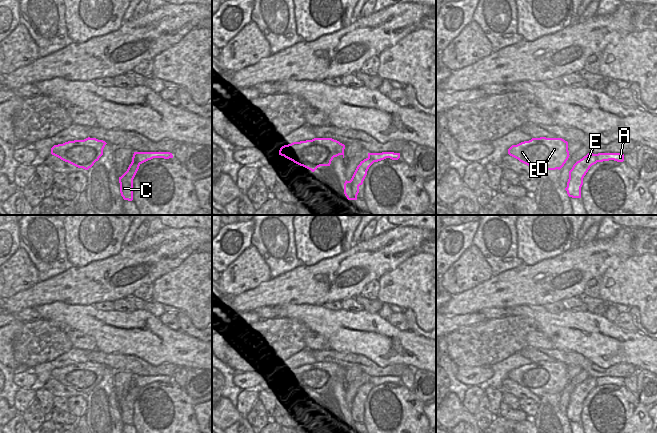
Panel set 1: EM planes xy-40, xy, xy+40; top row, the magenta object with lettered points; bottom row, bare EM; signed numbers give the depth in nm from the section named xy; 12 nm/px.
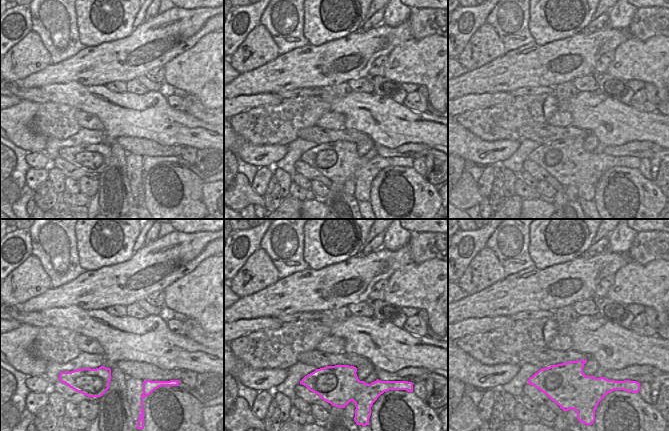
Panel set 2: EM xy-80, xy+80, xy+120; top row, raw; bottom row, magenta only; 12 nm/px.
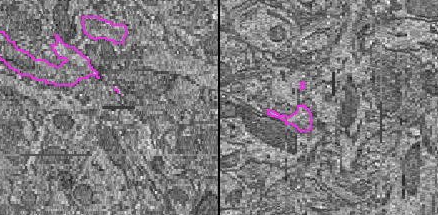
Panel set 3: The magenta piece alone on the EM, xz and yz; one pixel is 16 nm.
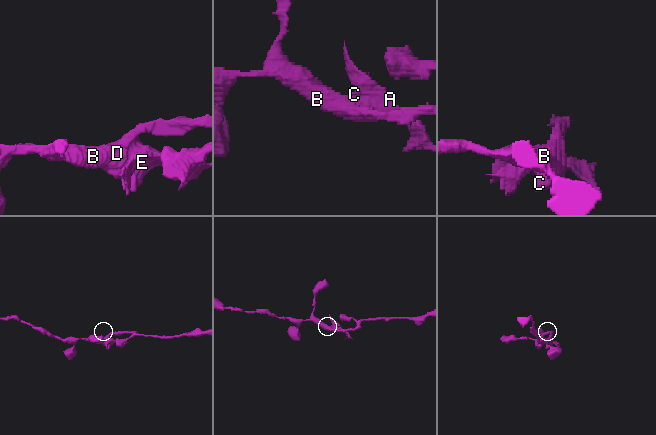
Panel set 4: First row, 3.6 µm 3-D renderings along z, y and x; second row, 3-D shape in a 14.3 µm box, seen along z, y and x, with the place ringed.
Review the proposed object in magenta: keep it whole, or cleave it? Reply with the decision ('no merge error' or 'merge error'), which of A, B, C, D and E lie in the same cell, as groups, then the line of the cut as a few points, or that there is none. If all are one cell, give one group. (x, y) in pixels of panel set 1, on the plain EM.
merge error | A / B C D E | xy-40 (132, 384), (139, 388)

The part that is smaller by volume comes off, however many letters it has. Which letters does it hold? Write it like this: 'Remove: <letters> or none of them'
Remove: A

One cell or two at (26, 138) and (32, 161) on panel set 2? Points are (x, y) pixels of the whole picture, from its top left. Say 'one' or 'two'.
two

